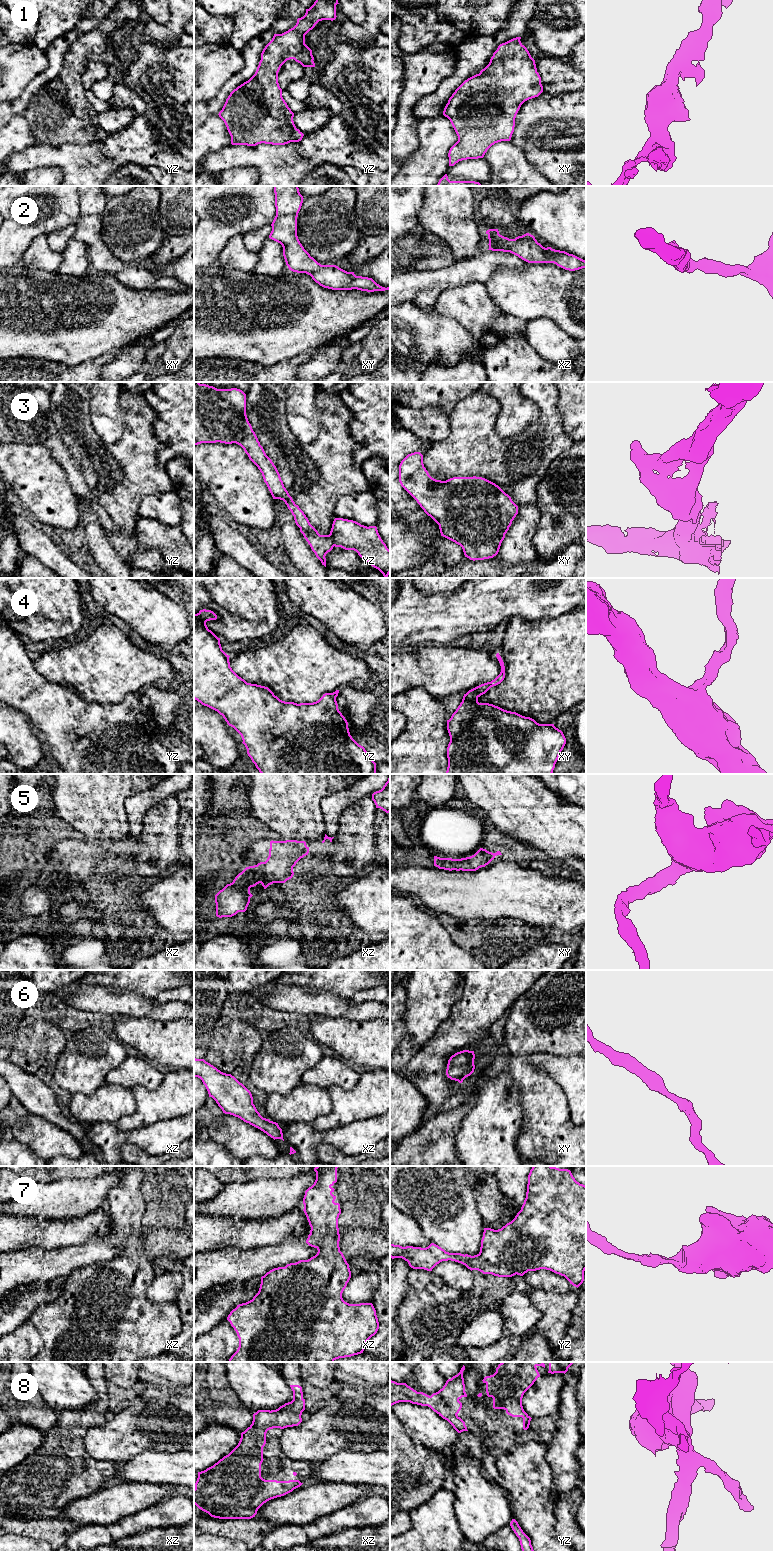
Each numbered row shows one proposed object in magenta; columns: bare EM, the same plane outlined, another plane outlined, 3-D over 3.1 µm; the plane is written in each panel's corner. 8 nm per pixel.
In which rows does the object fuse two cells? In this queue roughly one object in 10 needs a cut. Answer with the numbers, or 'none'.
none

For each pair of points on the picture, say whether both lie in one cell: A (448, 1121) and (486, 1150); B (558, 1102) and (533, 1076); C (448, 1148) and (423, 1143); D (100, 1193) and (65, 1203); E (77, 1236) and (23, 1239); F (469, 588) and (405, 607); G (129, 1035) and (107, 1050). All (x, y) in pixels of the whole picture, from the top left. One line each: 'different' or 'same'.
A: different
B: same
C: same
D: same
E: same
F: same
G: different

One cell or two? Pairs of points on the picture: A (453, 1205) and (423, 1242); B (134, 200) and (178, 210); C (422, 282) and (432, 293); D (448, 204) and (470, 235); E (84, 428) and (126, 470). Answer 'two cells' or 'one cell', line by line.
A: two cells
B: two cells
C: two cells
D: one cell
E: one cell

